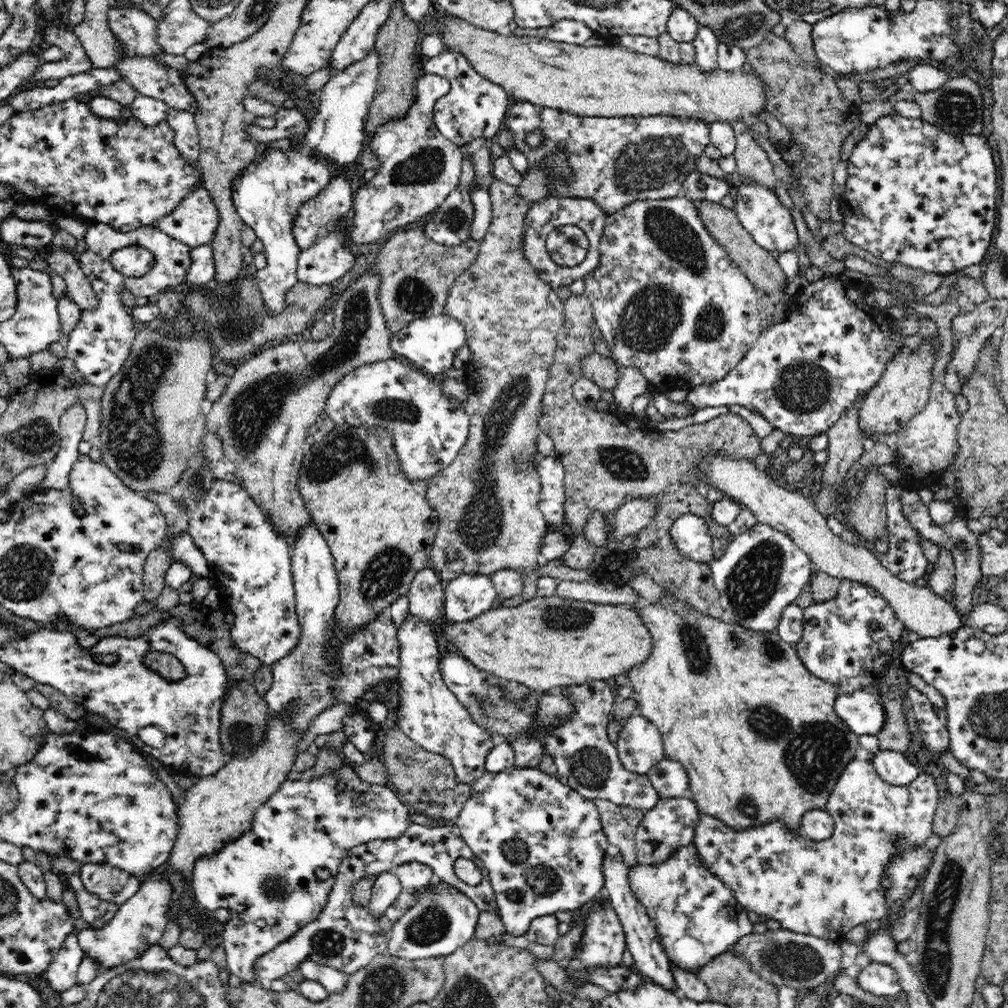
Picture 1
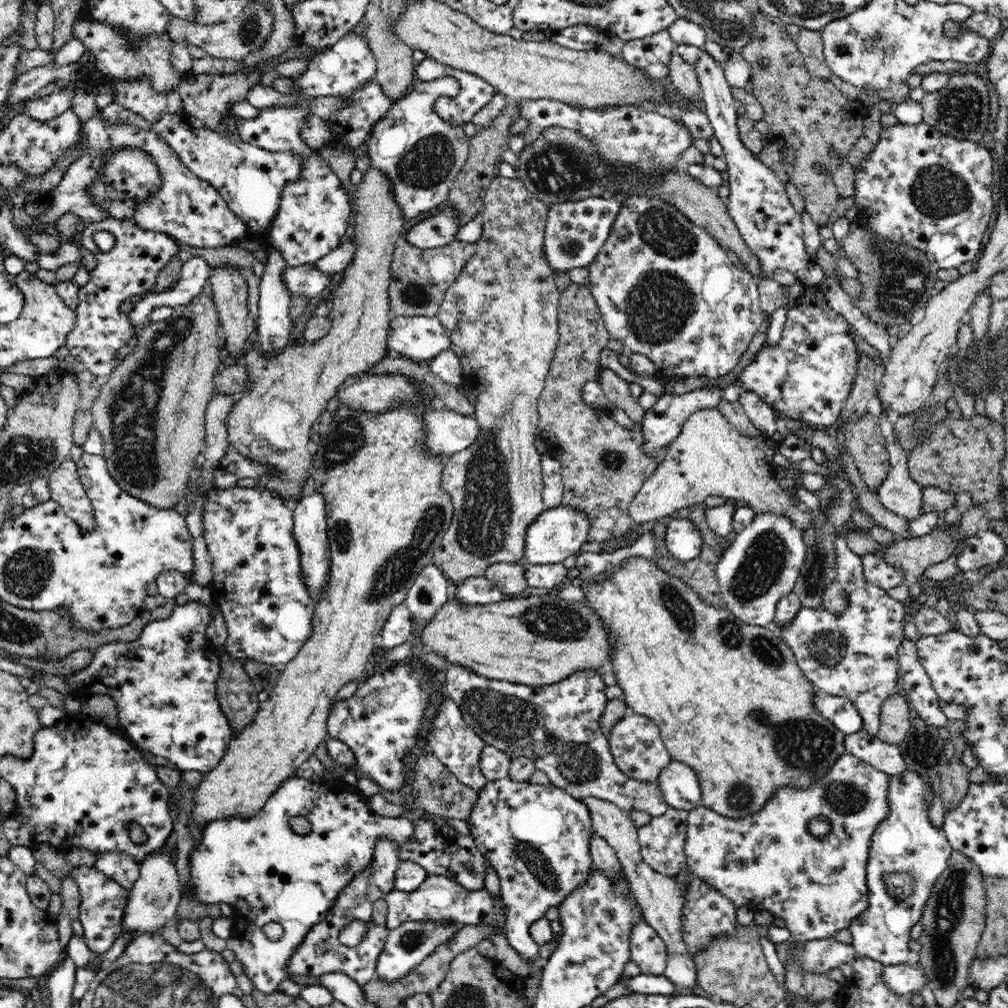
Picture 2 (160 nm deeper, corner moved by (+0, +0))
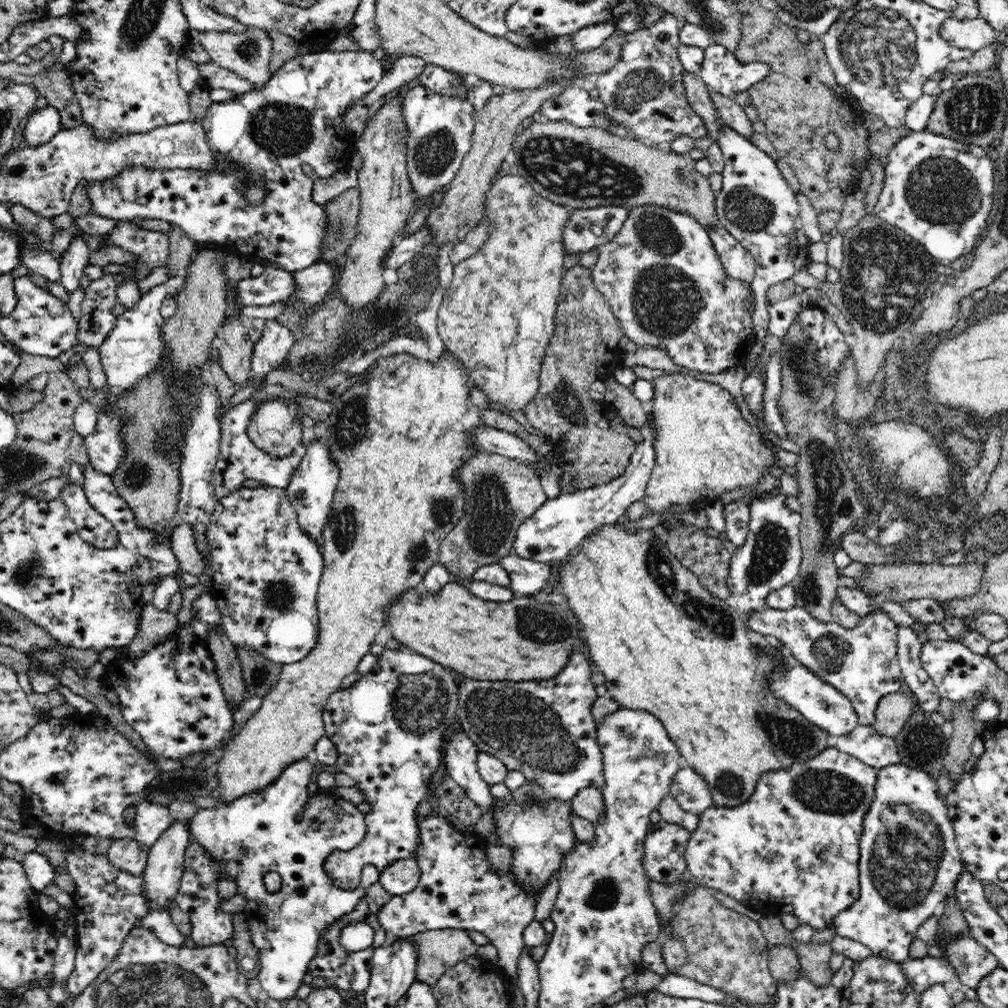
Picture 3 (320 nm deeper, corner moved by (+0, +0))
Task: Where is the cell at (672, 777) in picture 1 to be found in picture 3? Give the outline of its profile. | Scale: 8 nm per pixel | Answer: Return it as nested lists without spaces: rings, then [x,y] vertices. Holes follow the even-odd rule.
[[[688,766],[682,767],[674,776],[670,785],[670,796],[674,797],[678,804],[686,812],[700,815],[704,810],[713,806],[712,795],[708,783],[693,768]]]

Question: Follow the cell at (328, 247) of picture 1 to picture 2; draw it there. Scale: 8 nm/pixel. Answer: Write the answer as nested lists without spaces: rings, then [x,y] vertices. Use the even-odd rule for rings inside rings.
[[[304,264],[302,266],[288,267],[282,273],[284,286],[292,297],[305,296],[312,298],[320,294],[332,279],[332,275],[320,272],[317,266]]]

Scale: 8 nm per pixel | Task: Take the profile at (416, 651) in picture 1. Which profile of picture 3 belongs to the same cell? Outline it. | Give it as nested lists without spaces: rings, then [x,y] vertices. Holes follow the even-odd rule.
[[[461,729],[456,730],[445,743],[443,766],[446,774],[450,775],[465,791],[468,798],[471,798],[481,809],[489,810],[494,802],[494,797],[490,793],[489,785],[481,776],[477,767],[478,747],[473,740]]]

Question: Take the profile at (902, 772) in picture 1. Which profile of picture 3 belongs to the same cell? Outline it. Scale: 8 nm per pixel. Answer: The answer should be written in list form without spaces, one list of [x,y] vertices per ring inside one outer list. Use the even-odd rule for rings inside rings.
[[[858,725],[852,732],[838,737],[835,747],[876,770],[901,762],[895,739],[885,737],[873,725]]]

